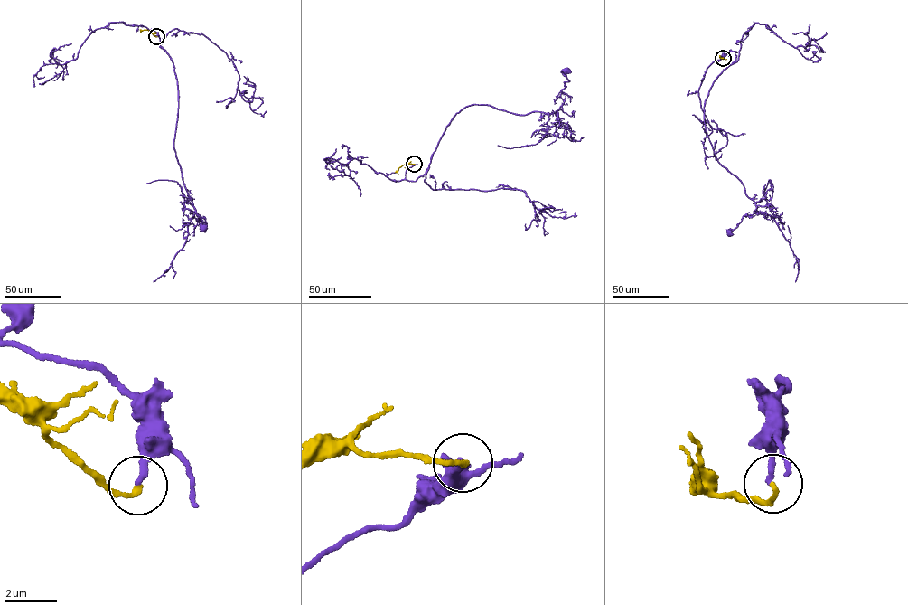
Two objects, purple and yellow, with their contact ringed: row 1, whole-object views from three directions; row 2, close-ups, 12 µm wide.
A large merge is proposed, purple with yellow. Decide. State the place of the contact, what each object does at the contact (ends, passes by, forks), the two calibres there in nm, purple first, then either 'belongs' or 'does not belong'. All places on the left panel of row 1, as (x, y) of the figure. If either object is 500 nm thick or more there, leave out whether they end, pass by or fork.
(156, 36) | purple ends | yellow ends | 220/180 nm | belongs

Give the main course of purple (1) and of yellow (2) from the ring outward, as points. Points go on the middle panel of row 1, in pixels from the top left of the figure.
1: (414, 164), (407, 180), (424, 175), (466, 106), (556, 111), (566, 70)
2: (414, 164), (403, 165), (397, 169), (397, 174)

